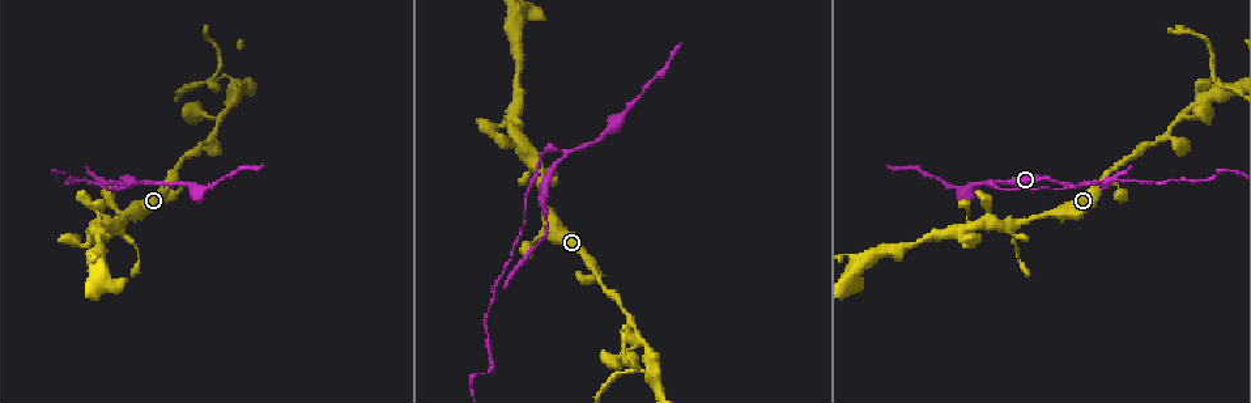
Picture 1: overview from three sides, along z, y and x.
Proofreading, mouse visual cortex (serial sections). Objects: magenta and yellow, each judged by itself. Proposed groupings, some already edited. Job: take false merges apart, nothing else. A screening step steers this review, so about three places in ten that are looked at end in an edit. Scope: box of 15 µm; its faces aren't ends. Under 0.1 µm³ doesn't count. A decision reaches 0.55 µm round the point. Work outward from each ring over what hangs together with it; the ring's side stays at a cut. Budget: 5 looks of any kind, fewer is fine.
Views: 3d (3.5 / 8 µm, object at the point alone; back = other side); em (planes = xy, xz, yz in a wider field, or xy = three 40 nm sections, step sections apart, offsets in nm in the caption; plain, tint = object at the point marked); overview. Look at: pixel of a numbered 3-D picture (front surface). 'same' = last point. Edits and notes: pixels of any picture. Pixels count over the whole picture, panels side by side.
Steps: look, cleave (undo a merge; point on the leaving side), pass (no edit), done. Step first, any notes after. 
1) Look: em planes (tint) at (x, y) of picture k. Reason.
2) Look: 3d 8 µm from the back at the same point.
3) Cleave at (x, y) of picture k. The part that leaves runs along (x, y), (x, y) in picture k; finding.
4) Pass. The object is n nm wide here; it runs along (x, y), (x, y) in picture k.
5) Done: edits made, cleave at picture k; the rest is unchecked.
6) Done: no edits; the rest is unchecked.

Look: 3d 3.5 µm at (148, 183) of picture 1. Two arms in line, one across.

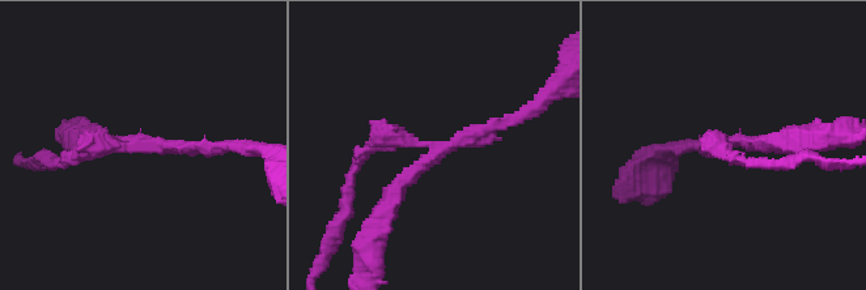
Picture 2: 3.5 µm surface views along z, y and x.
Look: em xy step 5 (plain) at (134, 142) of picture 2. 3 arms meet here; the arms are 150, 250, 250 nm wide; shape alone is not enough.

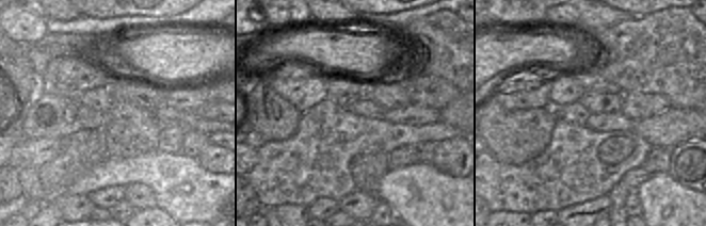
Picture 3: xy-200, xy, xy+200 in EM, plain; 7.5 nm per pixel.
Look: em xy step 5 (tint) at the same point.

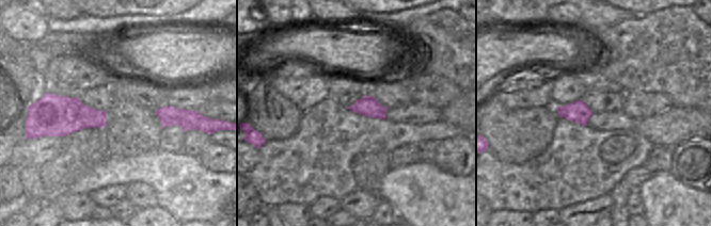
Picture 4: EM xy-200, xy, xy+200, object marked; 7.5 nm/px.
Cleave at (383, 137) of picture 2. The object is 150 nm wide here; two cells meet here.

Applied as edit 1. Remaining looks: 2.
Look: 3d 3.5 µm from the back at (1070, 212) of picture 1. Three-way junction.

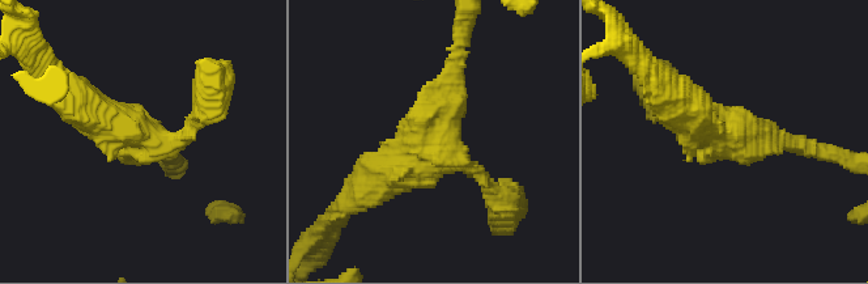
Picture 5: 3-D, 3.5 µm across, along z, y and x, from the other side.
Look: em xy step 2 (tint) at (142, 137) of picture 5. 3 arms meet here; the arms are 200, 300, 500 nm wide.

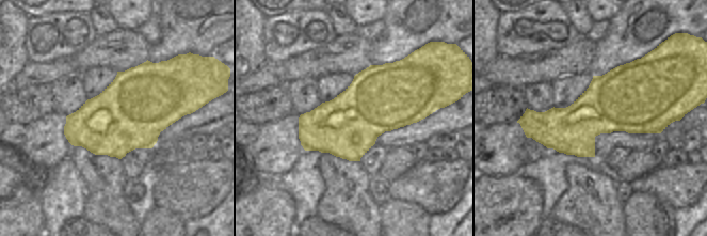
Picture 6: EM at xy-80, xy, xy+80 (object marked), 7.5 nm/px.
Pass. The object is 500 nm wide here; it runs along (371, 183), (437, 143), (456, 63) in picture 5; continuous, no second cell.

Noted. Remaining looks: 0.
Done: edits made, cleave at picture 2; the rest is unchecked.

